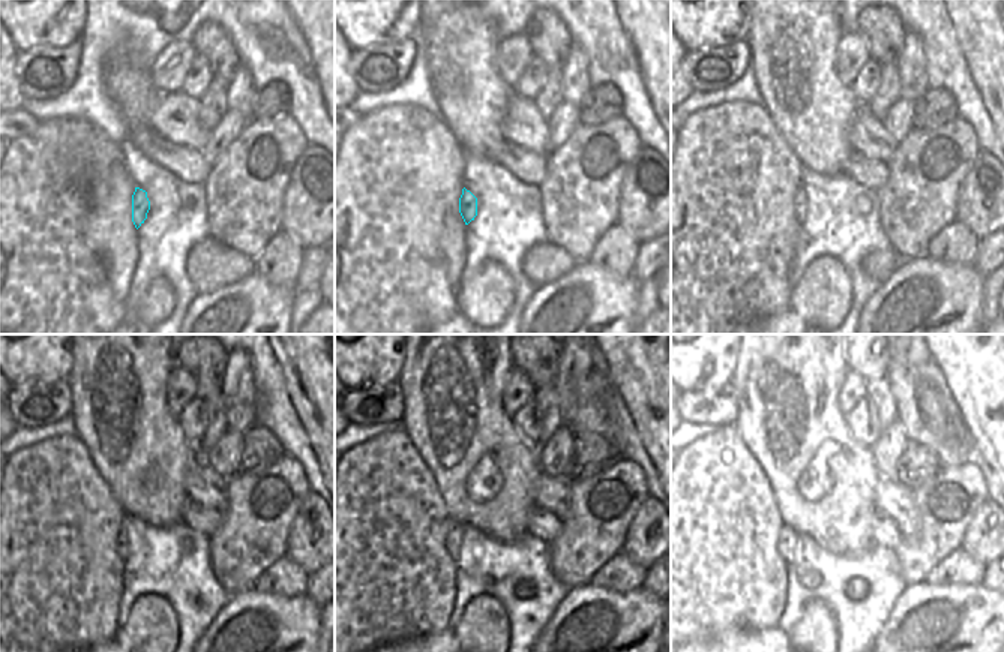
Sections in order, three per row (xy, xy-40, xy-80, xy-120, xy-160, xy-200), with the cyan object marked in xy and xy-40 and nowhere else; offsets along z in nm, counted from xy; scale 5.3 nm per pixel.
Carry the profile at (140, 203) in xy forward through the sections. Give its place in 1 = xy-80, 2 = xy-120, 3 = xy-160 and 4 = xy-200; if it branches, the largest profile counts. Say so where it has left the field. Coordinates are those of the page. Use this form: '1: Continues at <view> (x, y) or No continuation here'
1: Continues at xy-80 (800, 203)
2: Continues at xy-120 (122, 541)
3: Continues at xy-160 (453, 538)
4: Continues at xy-200 (787, 538).

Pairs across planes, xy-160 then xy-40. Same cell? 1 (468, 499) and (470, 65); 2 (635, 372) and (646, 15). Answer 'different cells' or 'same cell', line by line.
1: same cell
2: same cell

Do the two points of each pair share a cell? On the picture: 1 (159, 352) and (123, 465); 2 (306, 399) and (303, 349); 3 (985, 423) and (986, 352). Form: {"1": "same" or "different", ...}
{"1": "same", "2": "same", "3": "same"}

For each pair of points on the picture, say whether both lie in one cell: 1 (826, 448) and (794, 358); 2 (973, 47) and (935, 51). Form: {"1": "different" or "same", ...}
{"1": "same", "2": "different"}

